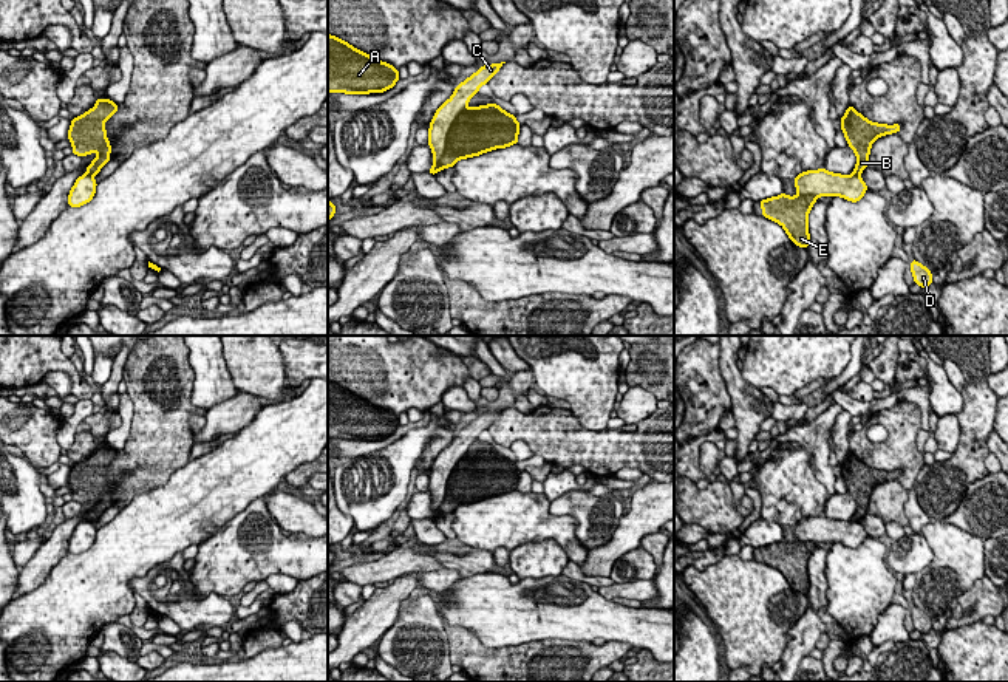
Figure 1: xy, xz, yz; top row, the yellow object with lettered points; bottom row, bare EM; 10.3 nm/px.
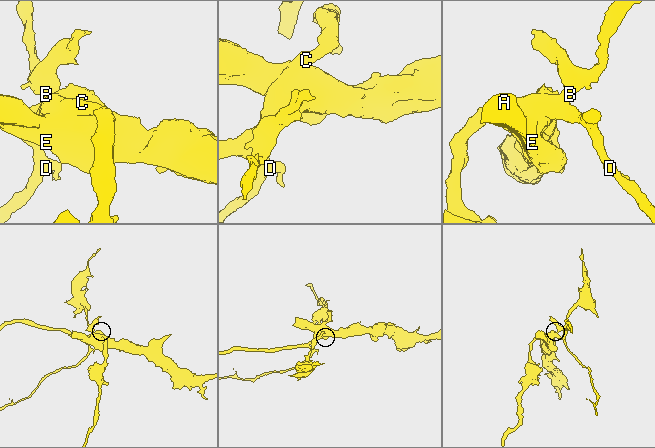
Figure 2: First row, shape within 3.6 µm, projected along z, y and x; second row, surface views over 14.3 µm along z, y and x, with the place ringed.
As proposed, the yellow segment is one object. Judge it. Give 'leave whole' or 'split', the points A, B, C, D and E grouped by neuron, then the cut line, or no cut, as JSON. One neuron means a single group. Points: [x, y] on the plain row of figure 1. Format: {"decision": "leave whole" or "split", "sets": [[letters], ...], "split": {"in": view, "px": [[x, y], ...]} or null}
{"decision": "split", "sets": [["A", "B", "E"], ["C", "D"]], "split": {"in": "xz", "px": [[466, 452], [449, 478], [438, 517]]}}

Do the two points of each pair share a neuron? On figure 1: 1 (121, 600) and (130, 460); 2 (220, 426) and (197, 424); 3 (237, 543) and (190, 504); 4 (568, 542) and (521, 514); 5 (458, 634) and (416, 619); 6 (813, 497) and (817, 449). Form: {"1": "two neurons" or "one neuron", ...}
{"1": "two neurons", "2": "two neurons", "3": "two neurons", "4": "one neuron", "5": "two neurons", "6": "two neurons"}

